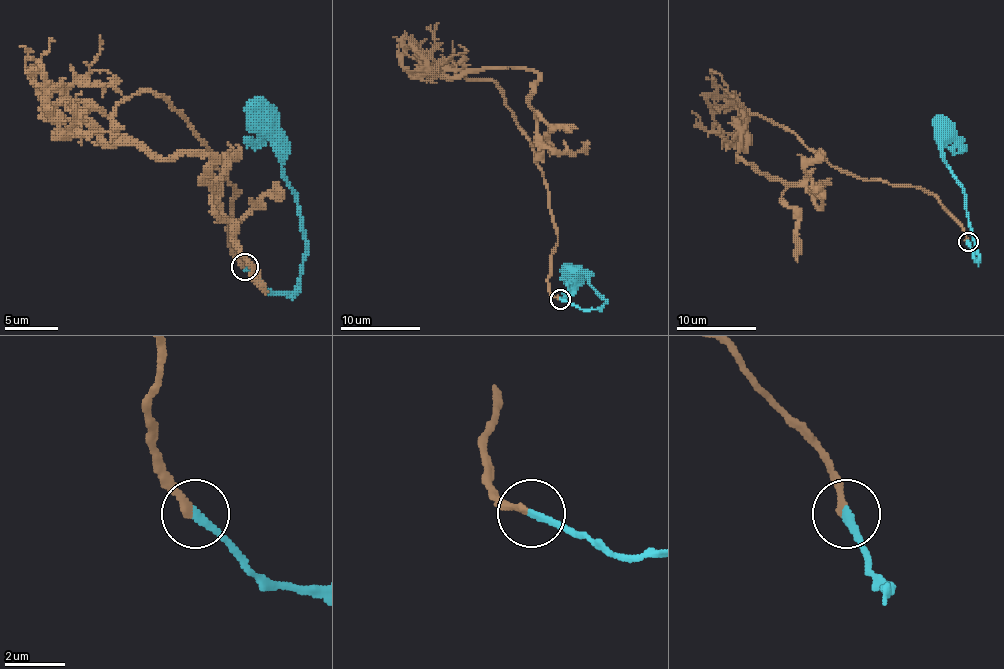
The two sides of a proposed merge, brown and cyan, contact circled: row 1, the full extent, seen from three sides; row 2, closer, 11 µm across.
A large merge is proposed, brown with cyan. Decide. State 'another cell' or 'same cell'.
same cell

